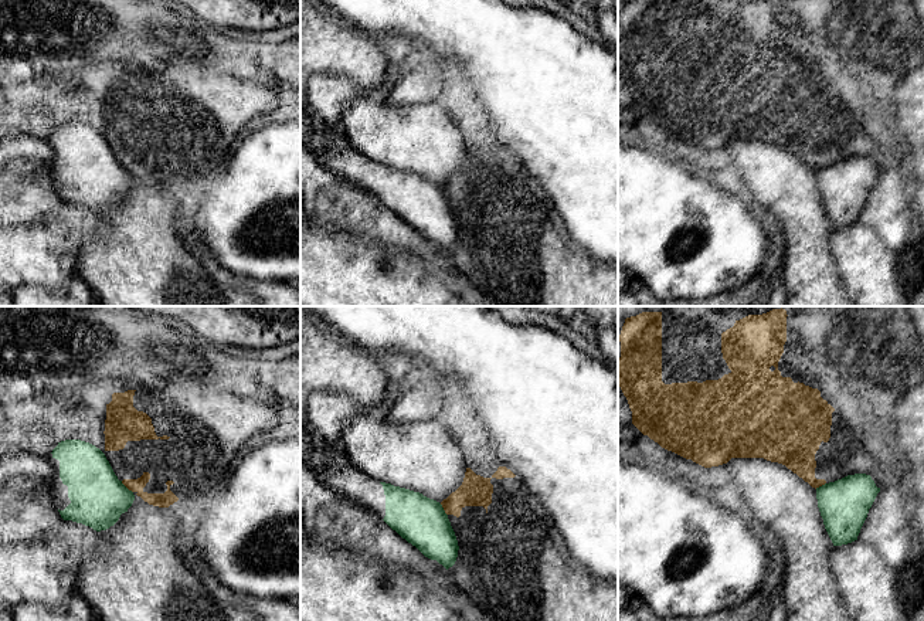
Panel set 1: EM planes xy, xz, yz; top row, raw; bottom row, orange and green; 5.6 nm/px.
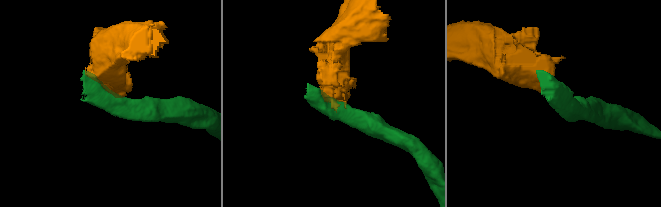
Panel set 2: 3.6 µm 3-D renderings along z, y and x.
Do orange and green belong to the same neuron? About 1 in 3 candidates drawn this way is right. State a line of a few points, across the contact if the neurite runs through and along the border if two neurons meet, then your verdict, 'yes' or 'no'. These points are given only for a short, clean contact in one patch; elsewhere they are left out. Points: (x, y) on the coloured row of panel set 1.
xy (121, 481), (132, 492) | no

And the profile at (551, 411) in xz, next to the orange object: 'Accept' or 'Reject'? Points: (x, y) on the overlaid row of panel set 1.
Reject

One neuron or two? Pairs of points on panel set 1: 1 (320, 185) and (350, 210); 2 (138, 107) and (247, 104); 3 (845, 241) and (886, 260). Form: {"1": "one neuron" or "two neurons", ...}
{"1": "one neuron", "2": "one neuron", "3": "one neuron"}

